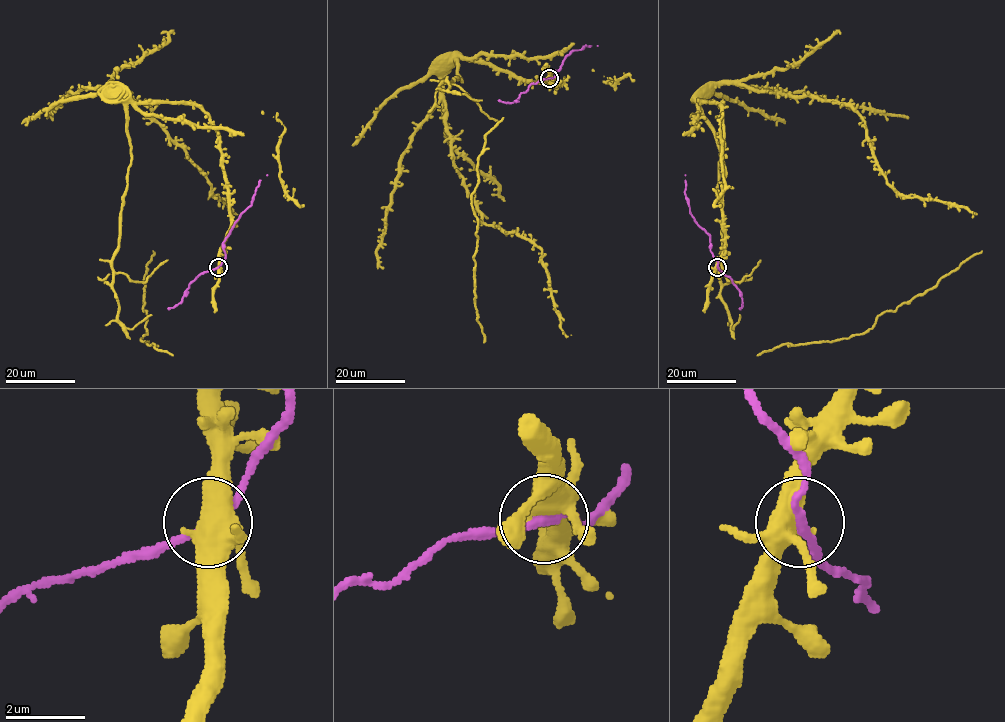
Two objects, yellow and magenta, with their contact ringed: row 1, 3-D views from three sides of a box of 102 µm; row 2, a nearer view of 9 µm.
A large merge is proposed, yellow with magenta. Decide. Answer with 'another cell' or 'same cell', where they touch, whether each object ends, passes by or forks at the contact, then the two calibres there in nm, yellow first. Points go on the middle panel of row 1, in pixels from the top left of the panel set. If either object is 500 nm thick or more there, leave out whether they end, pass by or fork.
same cell | (549, 78) | yellow forks | magenta passes by | 480/200 nm

